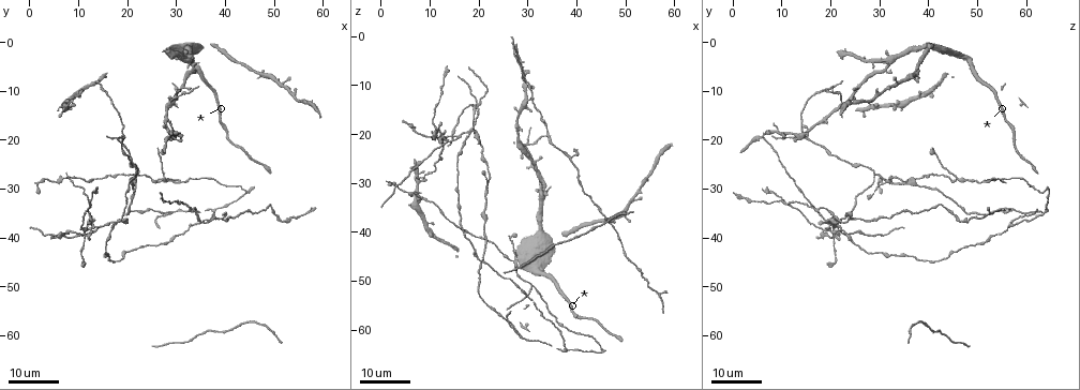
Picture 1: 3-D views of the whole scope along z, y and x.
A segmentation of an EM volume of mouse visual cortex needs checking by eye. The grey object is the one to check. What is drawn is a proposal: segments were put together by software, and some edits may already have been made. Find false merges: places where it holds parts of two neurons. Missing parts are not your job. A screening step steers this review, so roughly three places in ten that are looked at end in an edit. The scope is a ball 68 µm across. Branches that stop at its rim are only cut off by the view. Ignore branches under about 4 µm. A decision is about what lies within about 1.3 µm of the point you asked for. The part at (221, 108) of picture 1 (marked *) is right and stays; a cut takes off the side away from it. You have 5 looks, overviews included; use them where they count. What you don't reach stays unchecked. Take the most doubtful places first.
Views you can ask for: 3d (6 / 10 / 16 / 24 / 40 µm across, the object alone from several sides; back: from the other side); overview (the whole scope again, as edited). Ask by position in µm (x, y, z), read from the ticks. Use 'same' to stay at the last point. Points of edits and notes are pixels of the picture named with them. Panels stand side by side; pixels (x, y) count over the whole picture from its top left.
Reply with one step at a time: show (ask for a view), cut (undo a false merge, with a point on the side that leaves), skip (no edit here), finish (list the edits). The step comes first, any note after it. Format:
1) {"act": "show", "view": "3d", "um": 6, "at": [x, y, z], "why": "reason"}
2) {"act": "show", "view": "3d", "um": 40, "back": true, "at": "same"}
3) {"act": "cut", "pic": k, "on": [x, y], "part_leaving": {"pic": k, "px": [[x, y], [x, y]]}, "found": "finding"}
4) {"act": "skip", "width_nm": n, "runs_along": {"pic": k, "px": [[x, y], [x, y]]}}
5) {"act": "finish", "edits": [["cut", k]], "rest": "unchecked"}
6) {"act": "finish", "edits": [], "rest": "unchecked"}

{"act": "show", "view": "3d", "um": 16, "at": [27.5, 28.0, 46.0], "why": "branch point"}

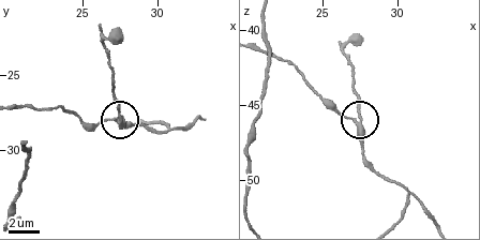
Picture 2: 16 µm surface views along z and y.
{"act": "show", "view": "3d", "um": 6, "at": "same", "why": "zoom in"}

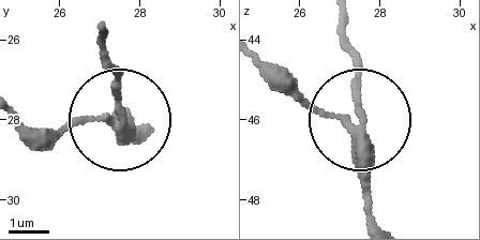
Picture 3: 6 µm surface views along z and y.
{"act": "skip", "runs_along": {"pic": 3, "px": [[374, 220], [360, 66], [340, 18]]}, "found": "all the same neuron"}

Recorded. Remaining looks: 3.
{"act": "show", "view": "3d", "um": 24, "at": [22.0, 28.5, 31.0], "why": "three-way junction"}

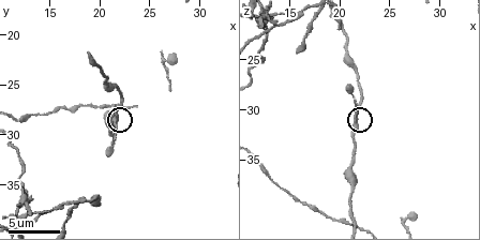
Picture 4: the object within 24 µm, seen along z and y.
{"act": "show", "view": "3d", "um": 6, "at": "same"}

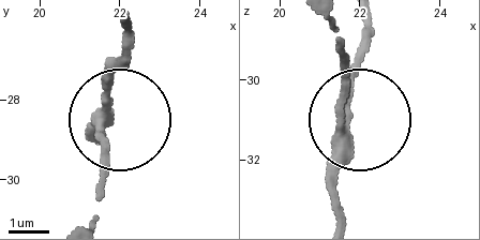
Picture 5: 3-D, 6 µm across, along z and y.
{"act": "show", "view": "3d", "um": 6, "back": true, "at": "same"}

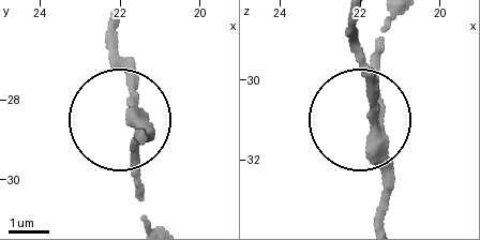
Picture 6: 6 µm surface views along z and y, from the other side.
{"act": "skip", "arms": 3, "runs_along": {"pic": 6, "px": [[385, 215], [371, 144], [374, 45]]}, "found": "one neuron here"}

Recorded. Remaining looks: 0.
{"act": "finish", "edits": [], "rest": "unchecked"}

